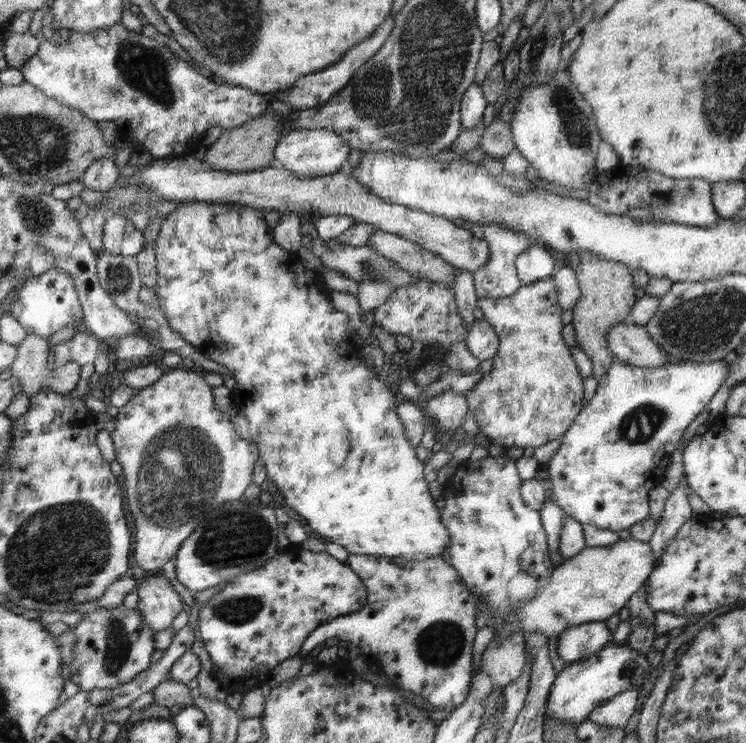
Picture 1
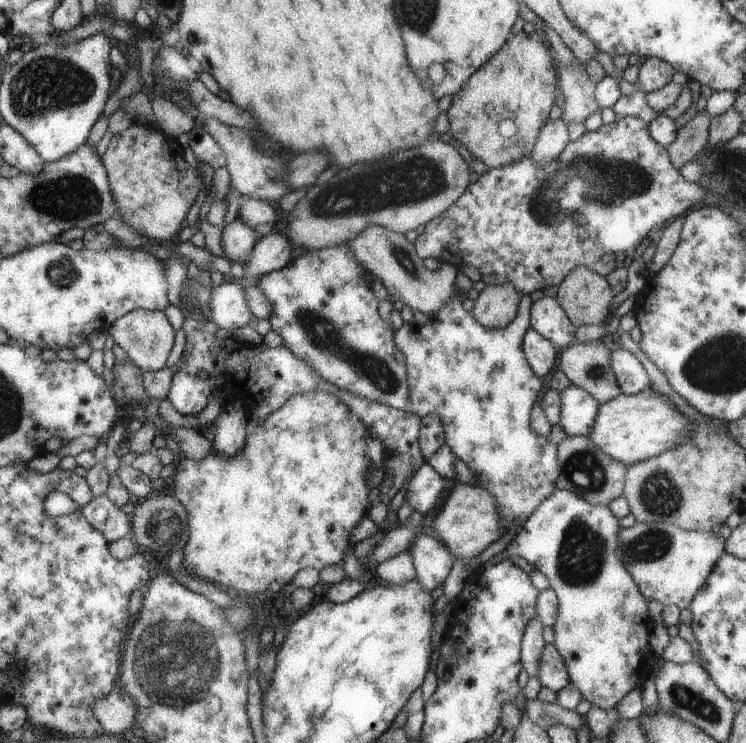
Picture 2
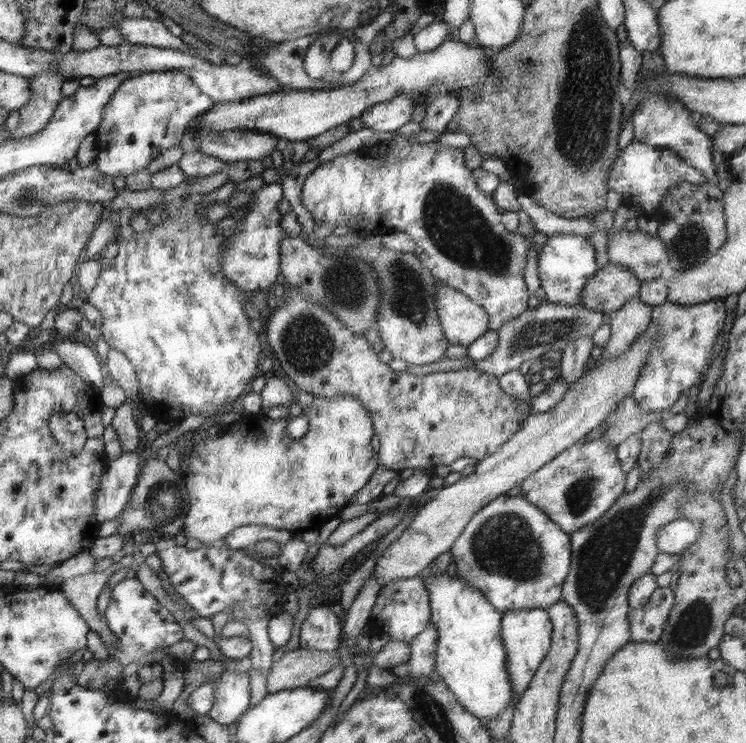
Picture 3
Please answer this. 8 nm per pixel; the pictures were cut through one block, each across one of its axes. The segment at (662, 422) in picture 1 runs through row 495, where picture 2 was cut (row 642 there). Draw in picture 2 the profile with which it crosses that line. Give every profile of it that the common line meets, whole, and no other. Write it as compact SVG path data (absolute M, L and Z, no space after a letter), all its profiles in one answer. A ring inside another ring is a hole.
M559 489L536 508L524 528L517 530L516 538L505 548L506 556L526 558L535 570L540 570L548 578L558 600L553 644L567 664L571 683L578 686L584 700L608 712L616 708L630 690L642 686L642 680L650 677L657 660L648 644L652 626L644 626L654 624L648 616L647 597L640 592L624 561L619 559L619 531L623 527L618 520L619 517L608 506L592 504L579 493Z

